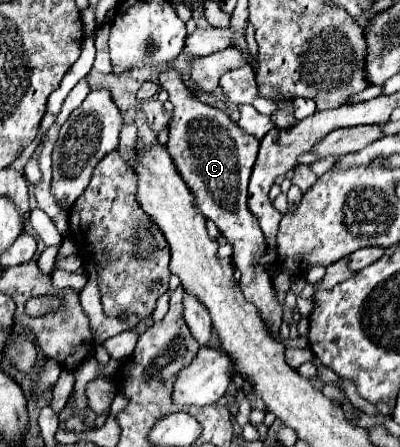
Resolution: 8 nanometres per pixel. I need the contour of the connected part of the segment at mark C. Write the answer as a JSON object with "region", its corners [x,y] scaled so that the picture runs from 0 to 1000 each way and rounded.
{"region":[[[443,154],[403,159],[398,190],[408,204],[423,208],[423,226],[438,235],[423,284],[418,338],[443,383],[453,387],[453,400],[488,436],[488,463],[498,468],[498,477],[528,490],[583,553],[583,588],[588,602],[603,606],[603,655],[623,678],[653,691],[653,709],[658,718],[668,718],[673,740],[693,749],[708,691],[693,673],[693,655],[668,597],[648,588],[663,570],[668,544],[643,485],[623,472],[618,459],[618,409],[643,351],[648,315],[603,293],[598,280],[588,280],[588,271],[578,271],[563,248],[498,226],[458,186]]]}

